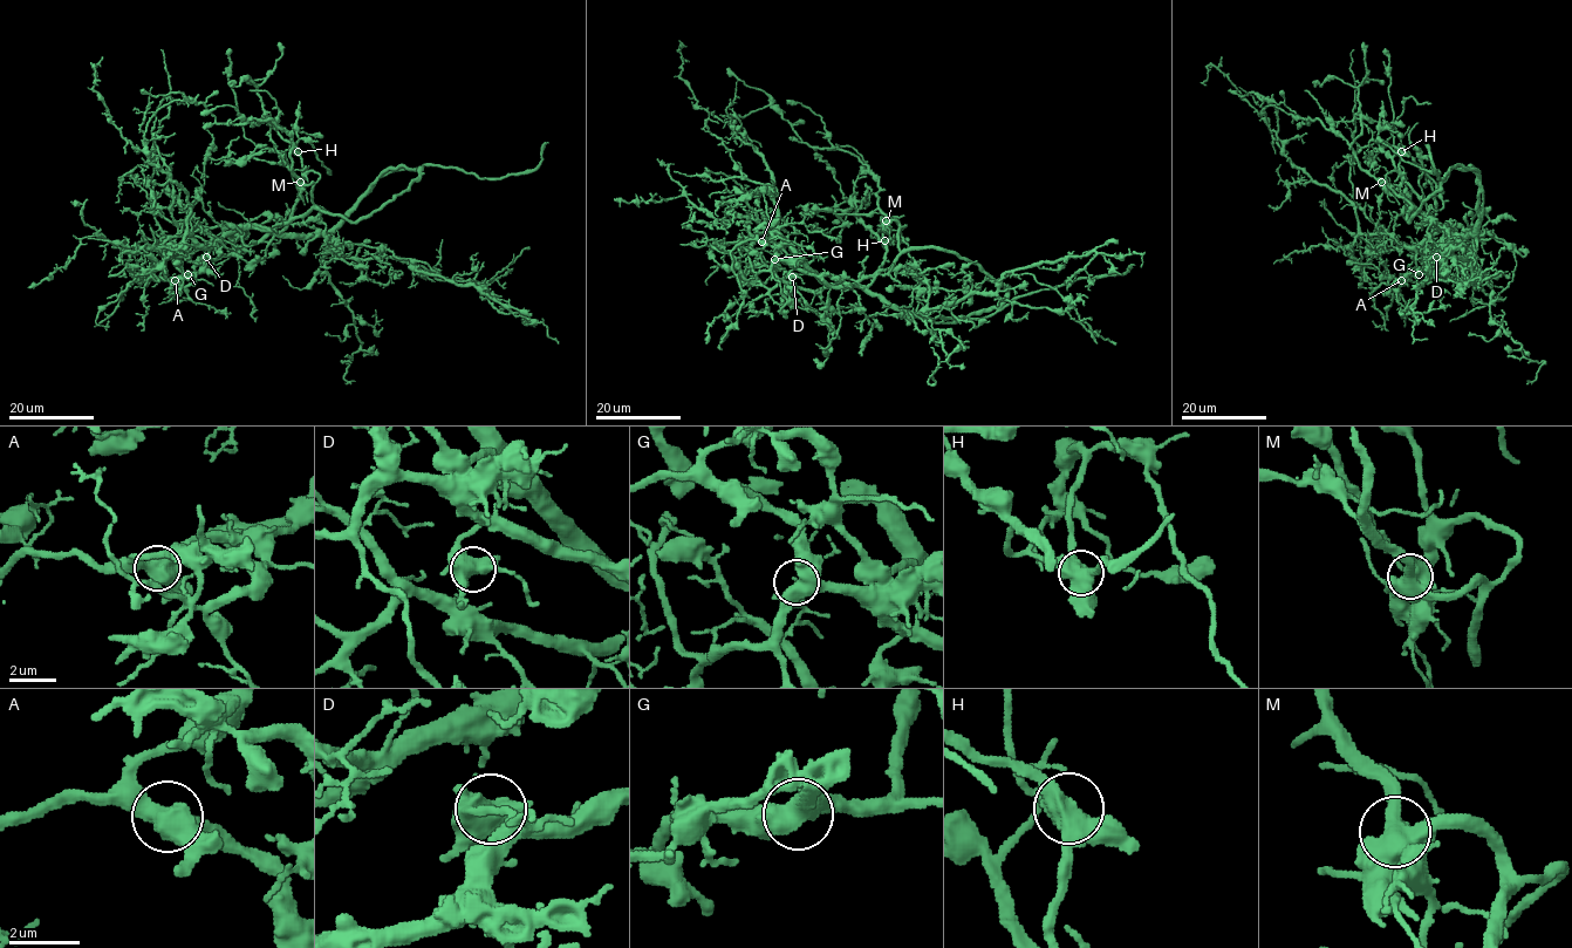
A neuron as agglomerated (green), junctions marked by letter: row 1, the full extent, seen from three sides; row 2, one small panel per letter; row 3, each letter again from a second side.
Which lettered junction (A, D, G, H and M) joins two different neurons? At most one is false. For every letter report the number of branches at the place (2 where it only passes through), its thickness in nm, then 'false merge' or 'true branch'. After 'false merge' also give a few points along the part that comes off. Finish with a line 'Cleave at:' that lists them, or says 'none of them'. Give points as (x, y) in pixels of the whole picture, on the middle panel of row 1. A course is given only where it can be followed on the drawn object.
A: 3 branches meet; 550 nm thick; true branch
D: 3 branches meet; 500 nm thick; true branch
G: 3 branches meet; 550 nm thick; true branch
H: 3 branches meet; 550 nm thick; true branch
M: 3 branches meet; 600 nm thick; true branch
Cleave at: none of them

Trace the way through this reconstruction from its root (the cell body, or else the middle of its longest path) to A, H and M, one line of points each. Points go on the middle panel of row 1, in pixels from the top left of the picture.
A: (822, 281), (795, 256), (790, 257), (780, 249), (761, 241)
H: (822, 281), (855, 284), (872, 277), (883, 260), (889, 239), (884, 240)
M: (822, 281), (855, 284), (875, 274), (889, 237), (887, 220)

